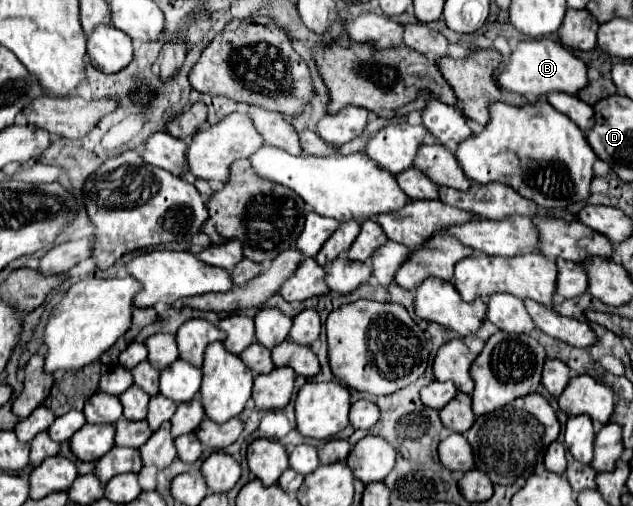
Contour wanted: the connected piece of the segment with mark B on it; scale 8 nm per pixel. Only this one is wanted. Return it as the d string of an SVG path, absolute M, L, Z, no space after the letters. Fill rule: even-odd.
M530 39L520 41L516 51L512 51L510 59L506 61L506 69L498 75L498 83L502 89L510 93L526 95L530 99L548 95L552 91L564 91L568 95L576 95L576 91L580 91L580 87L588 83L588 71L586 63L574 57L560 43L554 43L550 39Z

